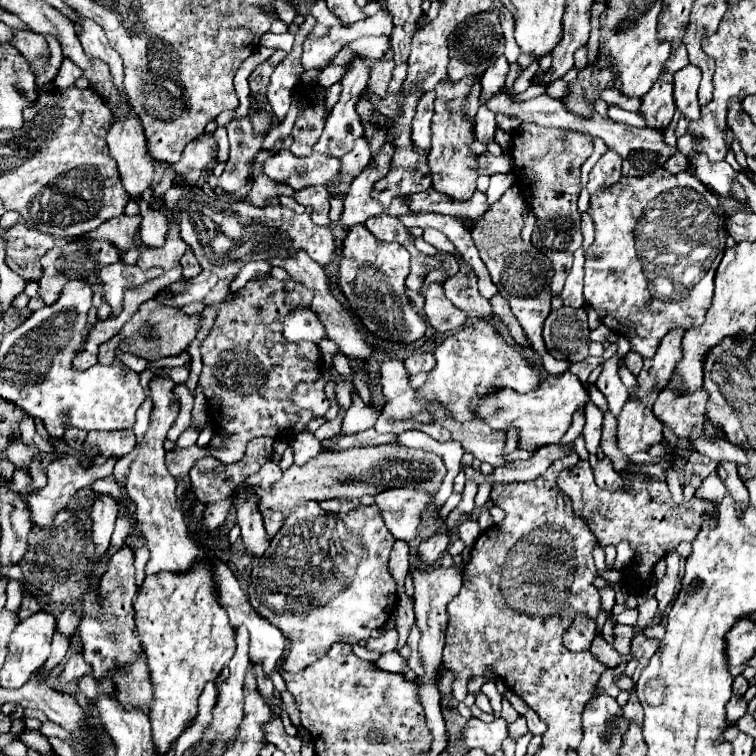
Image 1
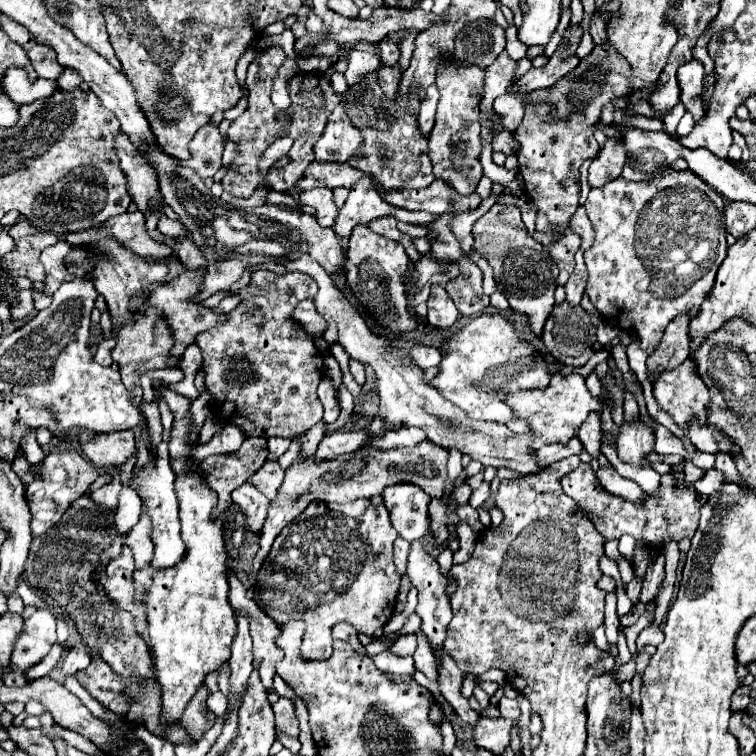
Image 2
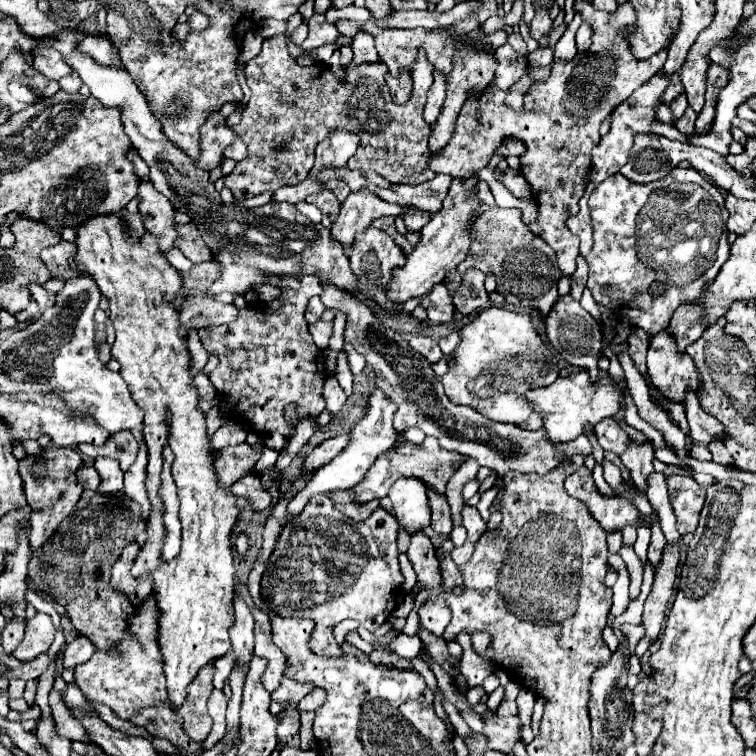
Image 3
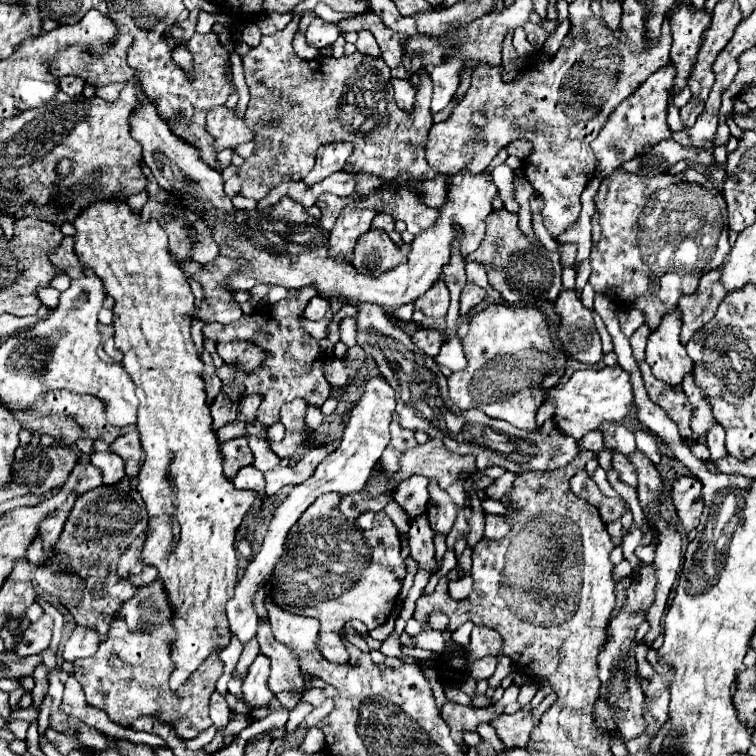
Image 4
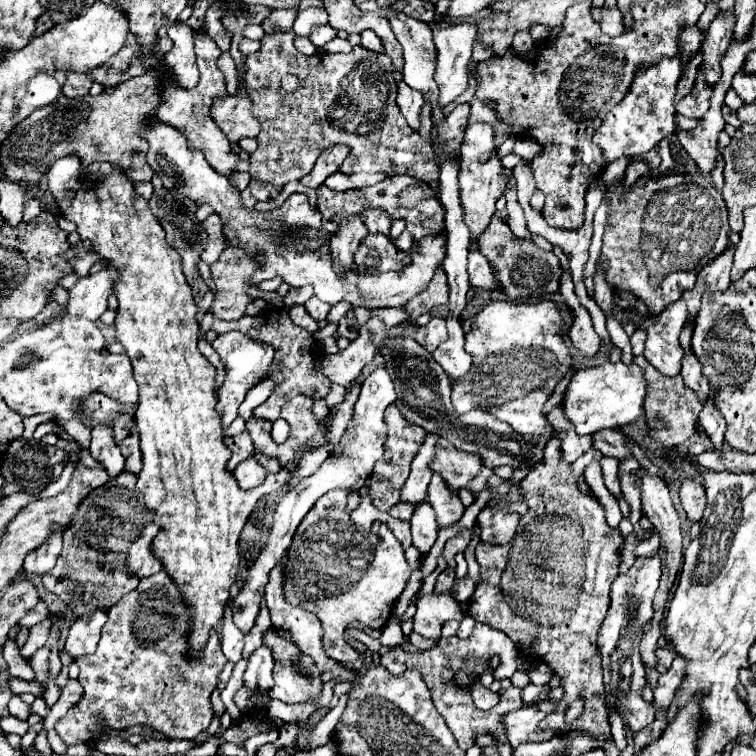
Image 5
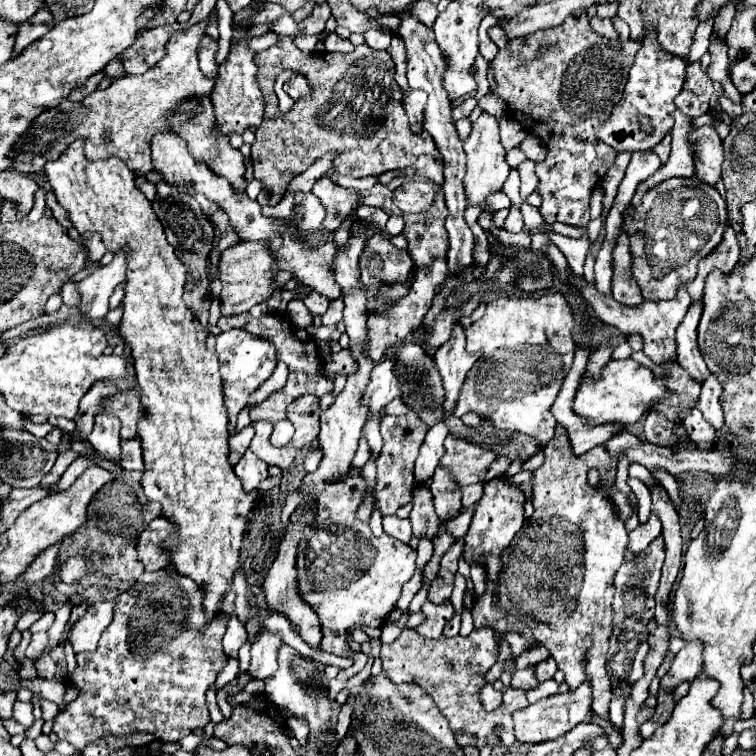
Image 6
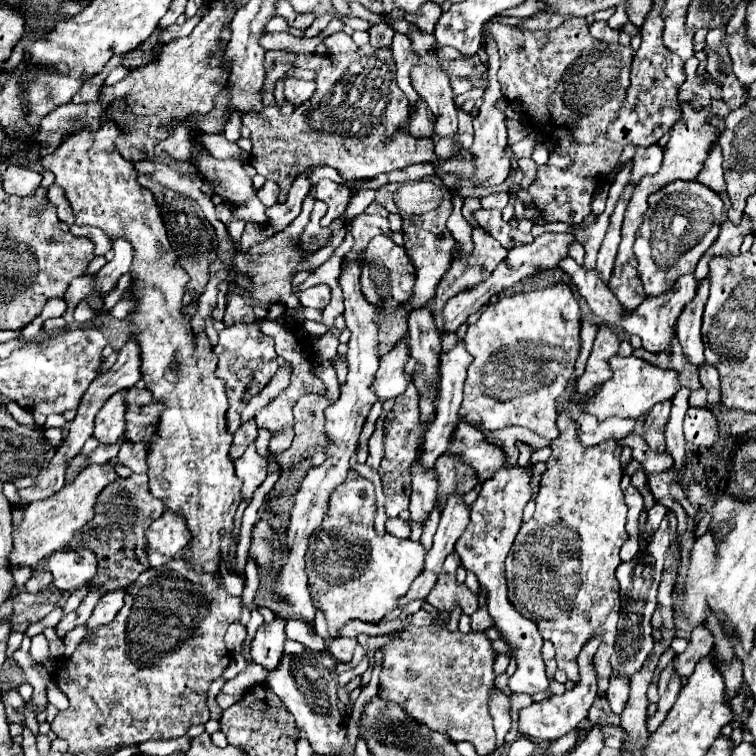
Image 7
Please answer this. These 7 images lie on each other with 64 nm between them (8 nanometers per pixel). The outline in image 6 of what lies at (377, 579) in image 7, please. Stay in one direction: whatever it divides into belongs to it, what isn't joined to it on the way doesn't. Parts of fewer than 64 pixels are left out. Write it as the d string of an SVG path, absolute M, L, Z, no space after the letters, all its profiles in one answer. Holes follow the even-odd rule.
M348 476L346 480L328 486L320 496L316 526L304 532L298 552L300 592L322 622L324 636L319 649L350 658L354 663L350 668L340 670L340 674L330 680L330 700L334 700L346 682L364 668L368 659L364 653L357 653L346 646L345 634L348 628L352 624L382 626L388 614L396 608L402 586L416 574L418 552L410 544L404 544L386 534L374 538L370 526L356 518L356 510L362 504L364 492L366 480L362 476Z

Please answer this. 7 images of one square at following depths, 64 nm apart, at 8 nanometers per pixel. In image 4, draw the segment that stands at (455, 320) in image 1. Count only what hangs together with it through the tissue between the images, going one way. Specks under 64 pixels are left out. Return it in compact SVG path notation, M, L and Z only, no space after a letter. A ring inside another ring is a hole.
M438 280L424 296L420 296L420 300L414 302L416 310L422 310L426 316L438 318L444 316L448 310L450 298L448 298L448 288L444 284L444 280Z

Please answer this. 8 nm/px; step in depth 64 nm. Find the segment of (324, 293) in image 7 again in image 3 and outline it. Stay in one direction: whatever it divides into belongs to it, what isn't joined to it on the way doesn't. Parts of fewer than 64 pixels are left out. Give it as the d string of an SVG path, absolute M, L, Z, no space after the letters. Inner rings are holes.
M320 296L310 298L310 302L308 302L308 306L306 306L306 322L312 324L312 322L320 320L322 312L324 312L324 304L320 304Z

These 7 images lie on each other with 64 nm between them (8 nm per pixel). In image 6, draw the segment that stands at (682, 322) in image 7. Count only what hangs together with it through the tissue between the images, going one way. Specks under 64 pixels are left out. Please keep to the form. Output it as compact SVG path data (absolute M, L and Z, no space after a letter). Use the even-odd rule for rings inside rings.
M702 300L692 302L682 324L676 330L676 344L678 344L678 362L682 368L690 372L690 376L698 382L710 376L702 352L698 348L698 324L702 316Z

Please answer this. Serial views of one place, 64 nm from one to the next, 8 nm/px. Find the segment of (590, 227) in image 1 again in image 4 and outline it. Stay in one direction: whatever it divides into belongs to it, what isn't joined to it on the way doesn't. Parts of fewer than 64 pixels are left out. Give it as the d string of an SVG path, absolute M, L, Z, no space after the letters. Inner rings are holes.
M592 178L588 182L588 188L582 192L582 216L580 220L570 228L566 230L564 234L556 236L556 242L562 242L562 244L576 244L578 248L578 256L576 256L576 262L574 262L574 270L578 270L578 264L590 256L590 248L592 248L592 216L596 212L596 206L592 204L592 200L596 198L596 192L600 190L600 180Z

